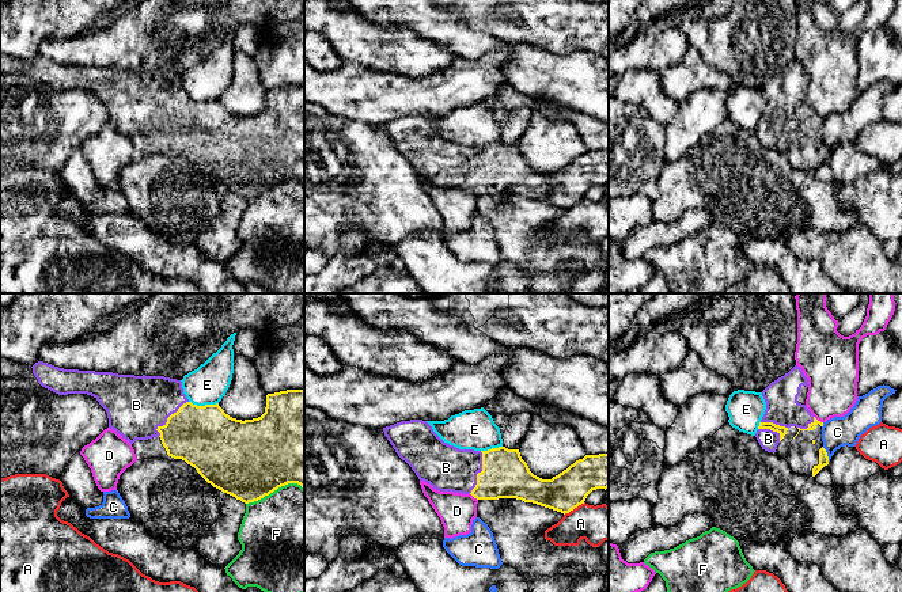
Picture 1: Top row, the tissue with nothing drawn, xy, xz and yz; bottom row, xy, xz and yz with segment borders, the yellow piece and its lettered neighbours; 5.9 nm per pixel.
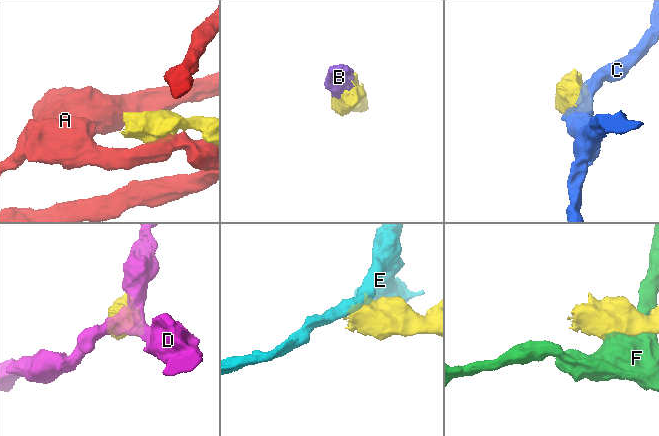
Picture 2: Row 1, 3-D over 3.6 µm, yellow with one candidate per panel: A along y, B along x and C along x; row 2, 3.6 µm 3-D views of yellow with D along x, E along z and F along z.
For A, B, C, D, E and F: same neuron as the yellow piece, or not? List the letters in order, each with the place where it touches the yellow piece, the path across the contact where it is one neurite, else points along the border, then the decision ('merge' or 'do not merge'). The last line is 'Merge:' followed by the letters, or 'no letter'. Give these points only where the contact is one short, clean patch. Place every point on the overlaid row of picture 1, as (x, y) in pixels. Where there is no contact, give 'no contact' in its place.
A: contact xz (573, 508); do not merge
B: contact xy (167, 418); merge
C: contact yz (826, 454); border yz (822, 447), (829, 460); do not merge
D: contact yz (817, 420); do not merge
E: contact xy (205, 405); do not merge
F: contact xy (275, 489); do not merge
Merge: B

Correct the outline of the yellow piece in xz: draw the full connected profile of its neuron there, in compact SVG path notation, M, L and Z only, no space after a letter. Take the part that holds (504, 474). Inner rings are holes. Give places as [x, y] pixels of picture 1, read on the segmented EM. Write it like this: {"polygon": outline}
{"polygon": "M422 420L401 421L383 428L383 432L418 479L439 492L471 494L477 500L516 498L565 515L584 504L592 490L609 487L609 454L585 455L552 479L542 479L530 471L519 449L505 447L488 451L459 449L444 443Z"}

